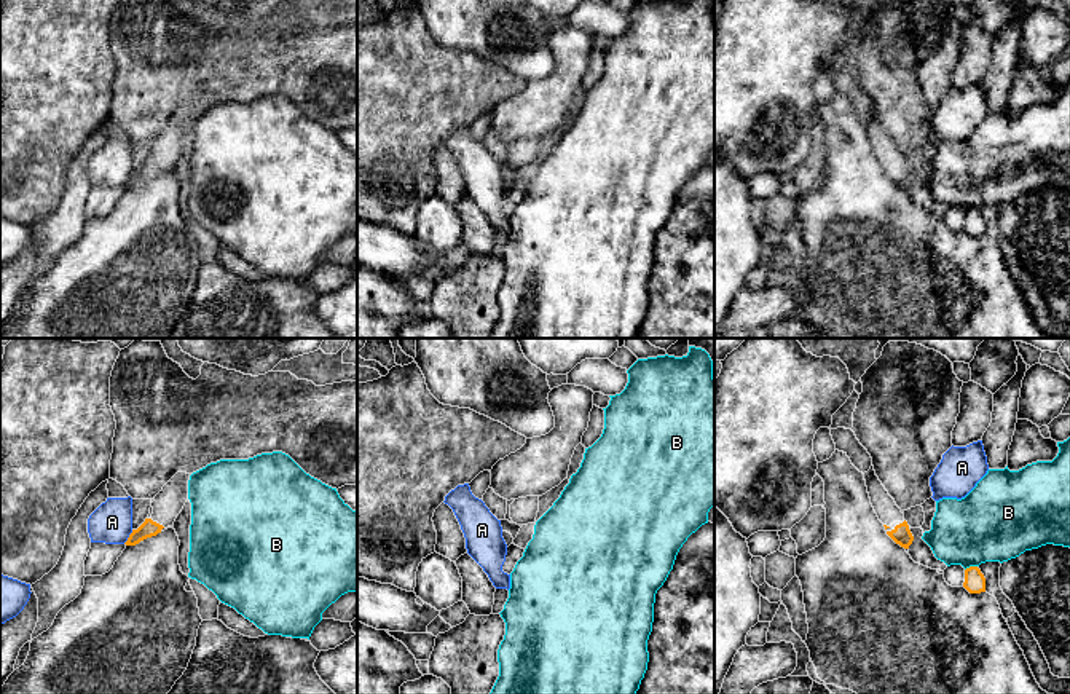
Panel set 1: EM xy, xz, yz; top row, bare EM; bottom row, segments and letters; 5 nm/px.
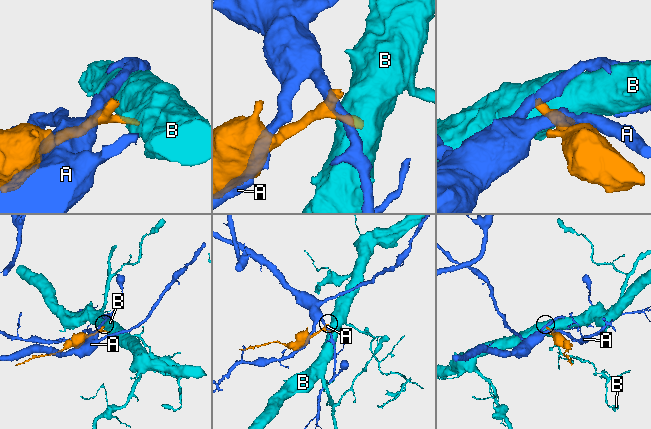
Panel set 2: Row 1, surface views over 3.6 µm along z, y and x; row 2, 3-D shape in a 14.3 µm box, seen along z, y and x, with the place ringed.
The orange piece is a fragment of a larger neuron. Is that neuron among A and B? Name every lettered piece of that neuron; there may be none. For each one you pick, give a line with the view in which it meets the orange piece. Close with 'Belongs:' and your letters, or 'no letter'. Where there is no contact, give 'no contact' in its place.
Belongs: no letter

